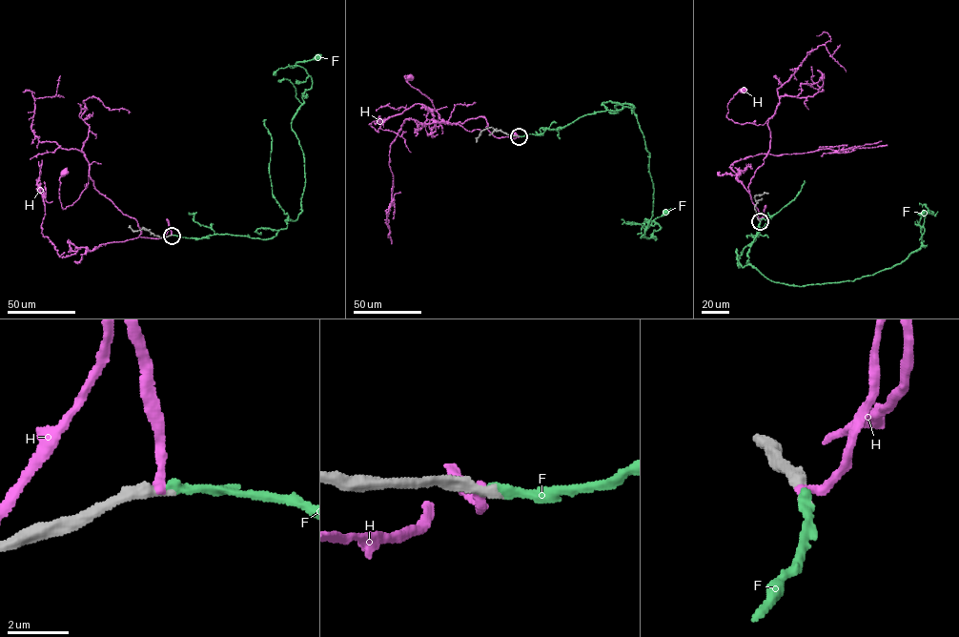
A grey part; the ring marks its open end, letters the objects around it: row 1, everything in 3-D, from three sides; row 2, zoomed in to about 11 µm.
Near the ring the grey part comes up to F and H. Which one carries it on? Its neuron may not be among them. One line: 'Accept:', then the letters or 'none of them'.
Accept: F

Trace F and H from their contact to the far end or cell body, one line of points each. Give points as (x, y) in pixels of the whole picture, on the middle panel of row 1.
F: (519, 136), (633, 108), (653, 184), (641, 237), (653, 237), (661, 227), (644, 222), (666, 213)
H: (518, 136), (494, 136), (486, 128), (484, 116), (461, 123), (441, 121), (430, 98), (403, 75), (409, 77)

